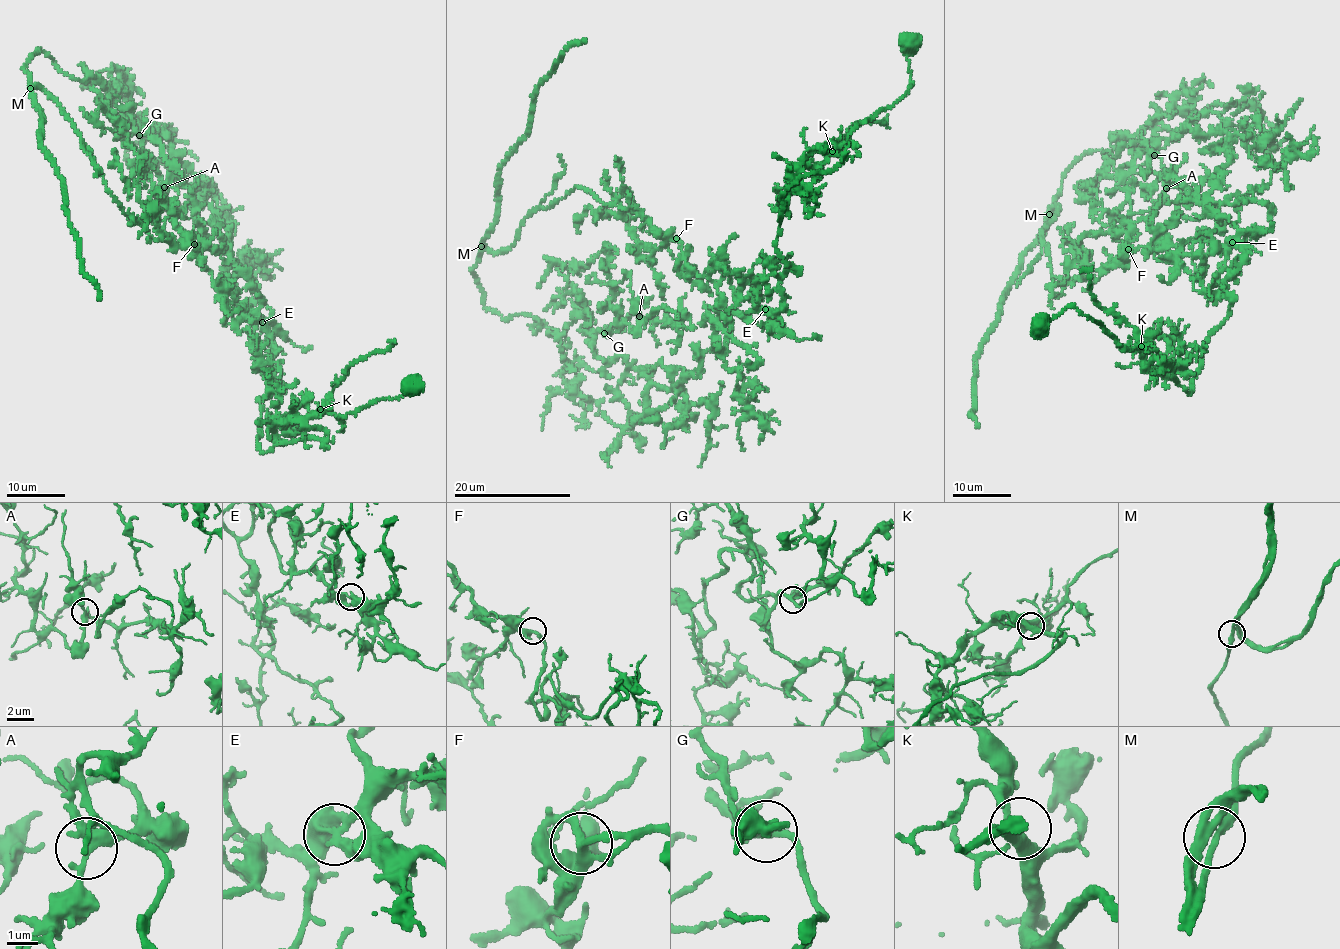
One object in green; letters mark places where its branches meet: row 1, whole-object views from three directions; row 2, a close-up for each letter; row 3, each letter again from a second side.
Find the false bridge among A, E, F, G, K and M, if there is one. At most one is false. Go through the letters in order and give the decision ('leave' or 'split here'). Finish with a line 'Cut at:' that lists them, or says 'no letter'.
A: leave
E: split here
F: leave
G: leave
K: leave
M: leave
Cut at: E

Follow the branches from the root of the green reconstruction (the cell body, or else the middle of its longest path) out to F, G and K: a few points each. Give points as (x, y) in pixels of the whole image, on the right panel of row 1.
F: (1039, 329), (1076, 307), (1193, 390), (1244, 247), (1198, 239), (1174, 259), (1174, 246), (1128, 249)
G: (1039, 329), (1076, 307), (1193, 390), (1244, 247), (1065, 280), (1041, 236), (1084, 153), (1154, 155)
K: (1039, 329), (1069, 306), (1076, 307), (1100, 324), (1123, 348), (1141, 346)

